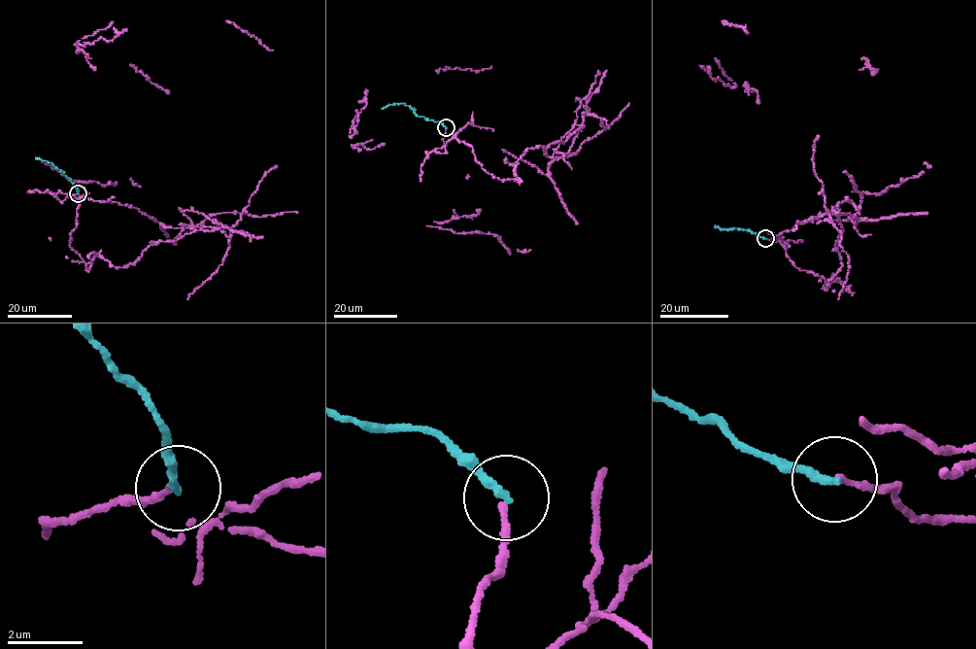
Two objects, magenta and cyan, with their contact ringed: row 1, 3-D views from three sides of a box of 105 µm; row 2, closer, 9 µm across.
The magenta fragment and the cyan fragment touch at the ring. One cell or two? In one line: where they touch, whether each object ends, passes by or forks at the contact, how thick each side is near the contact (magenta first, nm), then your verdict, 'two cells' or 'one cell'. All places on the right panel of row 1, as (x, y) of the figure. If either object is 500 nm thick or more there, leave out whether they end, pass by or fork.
(765, 238) | magenta ends | cyan ends | 170/200 nm | two cells

